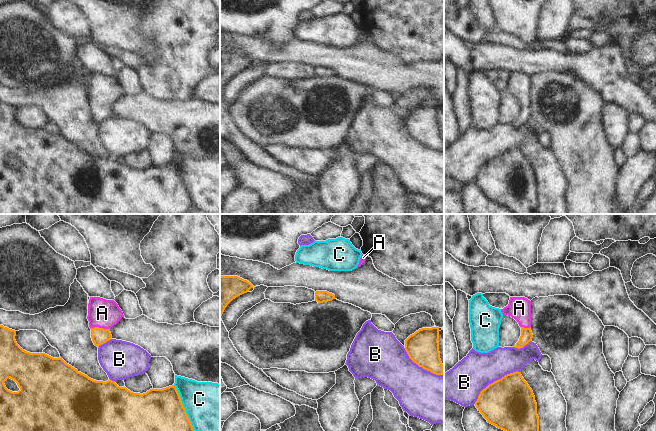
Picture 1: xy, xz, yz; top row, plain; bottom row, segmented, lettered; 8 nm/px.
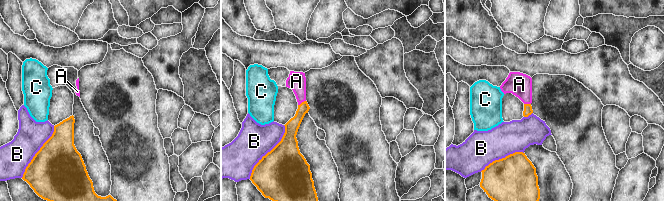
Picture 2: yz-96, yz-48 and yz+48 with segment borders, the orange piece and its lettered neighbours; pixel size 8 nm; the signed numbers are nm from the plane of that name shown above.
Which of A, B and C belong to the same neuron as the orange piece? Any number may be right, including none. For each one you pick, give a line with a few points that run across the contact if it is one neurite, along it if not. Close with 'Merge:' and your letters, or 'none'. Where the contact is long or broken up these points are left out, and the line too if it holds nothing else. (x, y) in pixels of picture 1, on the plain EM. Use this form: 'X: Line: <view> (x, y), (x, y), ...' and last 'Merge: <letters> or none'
A: Line: xy (99, 112), (100, 104), (102, 89)
Merge: A.

